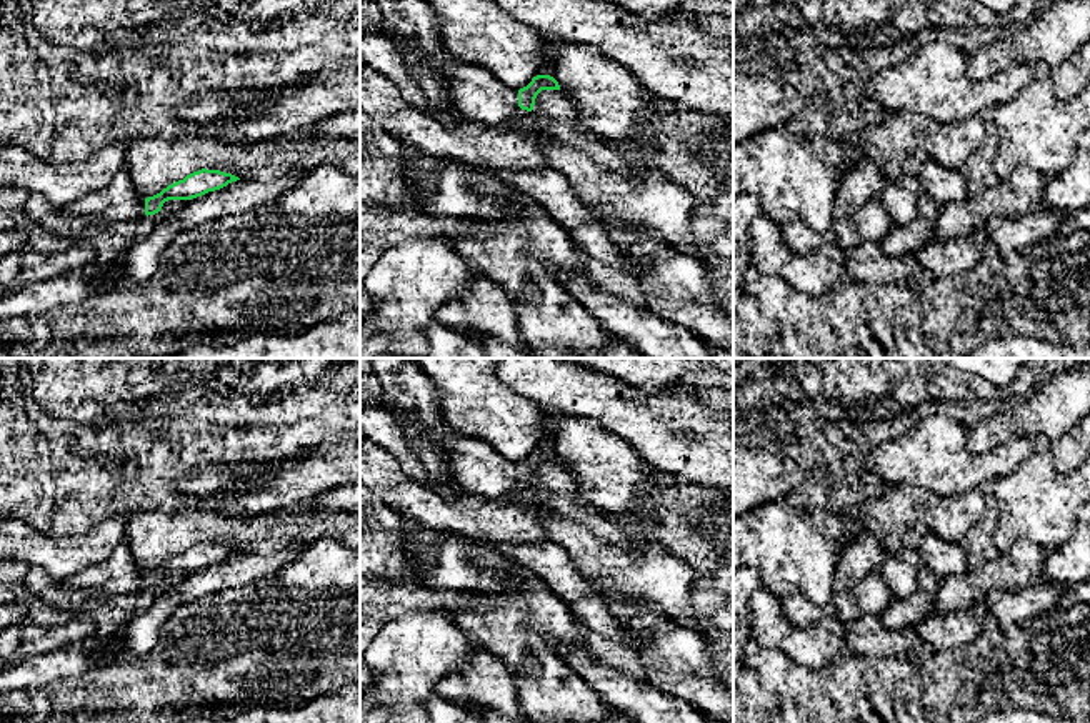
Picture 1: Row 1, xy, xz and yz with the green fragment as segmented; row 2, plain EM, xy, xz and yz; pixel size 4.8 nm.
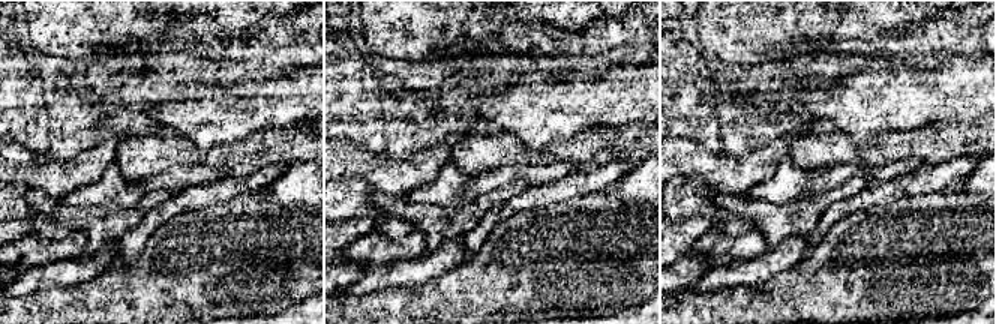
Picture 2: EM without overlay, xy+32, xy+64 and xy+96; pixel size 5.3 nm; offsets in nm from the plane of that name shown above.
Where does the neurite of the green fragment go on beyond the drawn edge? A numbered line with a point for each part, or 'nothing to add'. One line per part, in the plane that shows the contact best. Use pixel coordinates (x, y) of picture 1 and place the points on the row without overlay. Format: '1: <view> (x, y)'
1: xz (479, 470)

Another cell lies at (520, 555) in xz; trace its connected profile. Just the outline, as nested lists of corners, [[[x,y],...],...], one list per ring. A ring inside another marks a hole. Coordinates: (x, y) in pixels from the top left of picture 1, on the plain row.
[[[545,540],[533,545],[497,543],[497,550],[517,566],[530,568],[582,626],[630,650],[635,648],[633,633],[608,611],[602,593],[572,563],[563,546]]]

